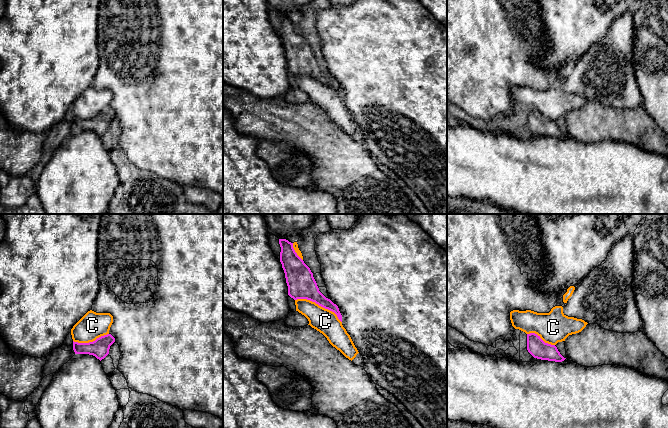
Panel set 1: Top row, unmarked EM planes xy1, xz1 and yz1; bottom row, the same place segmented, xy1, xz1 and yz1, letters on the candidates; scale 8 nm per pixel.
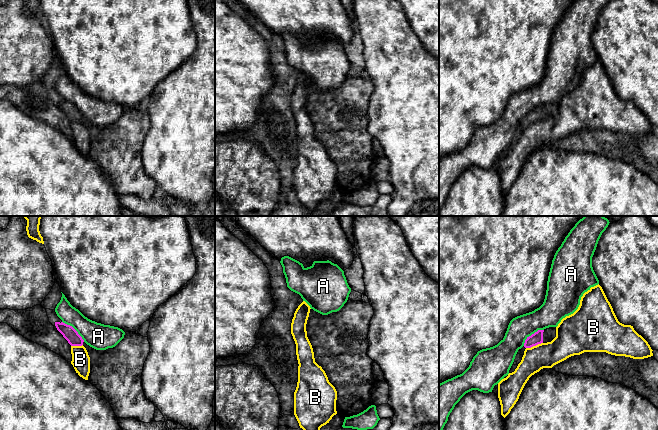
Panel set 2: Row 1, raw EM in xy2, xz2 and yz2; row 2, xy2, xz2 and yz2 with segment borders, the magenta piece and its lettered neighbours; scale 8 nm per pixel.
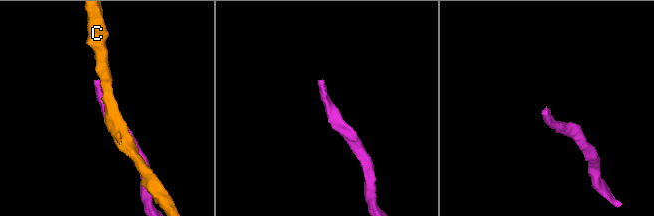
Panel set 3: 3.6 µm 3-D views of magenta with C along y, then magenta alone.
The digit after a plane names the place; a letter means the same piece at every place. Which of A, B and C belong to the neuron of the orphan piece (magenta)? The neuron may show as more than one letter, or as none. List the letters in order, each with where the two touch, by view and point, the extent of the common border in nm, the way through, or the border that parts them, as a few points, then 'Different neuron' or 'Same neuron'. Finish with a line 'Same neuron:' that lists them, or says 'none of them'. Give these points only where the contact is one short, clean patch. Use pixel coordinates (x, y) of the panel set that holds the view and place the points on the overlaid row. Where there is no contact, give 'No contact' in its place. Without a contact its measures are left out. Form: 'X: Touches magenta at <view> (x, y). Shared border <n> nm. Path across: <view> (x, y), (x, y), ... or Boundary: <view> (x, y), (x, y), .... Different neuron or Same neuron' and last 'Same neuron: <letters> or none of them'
A: Touches magenta at xy2 (74, 329). Shared border 240 nm. Boundary: xy2 (62, 321), (69, 324), (84, 341). Different neuron
B: Touches magenta at yz2 (534, 345). Shared border 140 nm. Boundary: yz2 (542, 342), (526, 348). Different neuron
C: Touches magenta at xz1 (319, 305). Shared border 420 nm. Different neuron
Same neuron: none of them

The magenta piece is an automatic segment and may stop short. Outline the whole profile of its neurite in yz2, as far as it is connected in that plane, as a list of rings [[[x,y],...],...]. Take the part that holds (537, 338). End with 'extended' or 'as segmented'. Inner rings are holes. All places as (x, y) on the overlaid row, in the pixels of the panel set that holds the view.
[[[556,329],[538,330],[527,337],[524,343],[525,348],[531,348],[541,343],[551,342],[556,337]]]; extended

